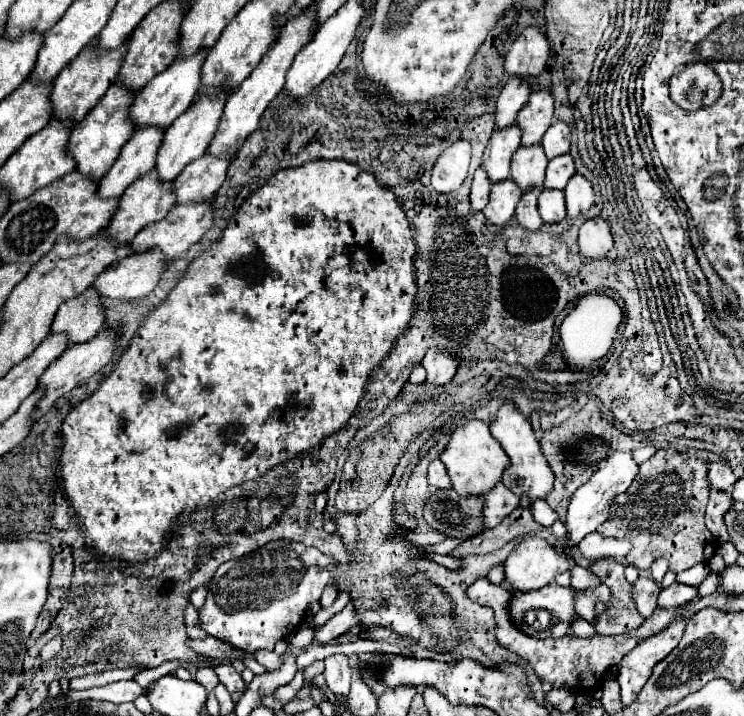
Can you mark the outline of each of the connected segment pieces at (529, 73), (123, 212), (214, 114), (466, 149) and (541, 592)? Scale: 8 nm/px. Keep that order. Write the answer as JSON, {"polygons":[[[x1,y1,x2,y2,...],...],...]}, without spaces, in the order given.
{"polygons":[[[534,25,526,27,514,41,506,55,504,67,512,77,534,77,548,61,550,43,548,37]],[[152,169,148,175,132,183,132,187,128,187,128,191,124,191,124,195,120,197,120,207,108,223,108,237,120,243,132,241,134,235,150,221,164,219,164,215,174,207,174,203,176,195,172,195,172,183,160,183,160,179,156,179,156,169]],[[224,95,224,99,216,99,216,103,212,103,212,99,194,99,190,109,184,111,184,115,180,115,172,123,172,127,168,127,164,143,156,157,156,169,158,169,162,181,176,179,176,175,180,175,180,171,184,171,184,167,192,159,198,159,200,155,206,153,208,143,212,141,212,135,216,133,216,127,220,123,220,115,224,111,226,99,228,99,228,95]],[[466,139,454,141,448,149,444,149,434,163,432,169,432,187,440,193,456,191,466,175,470,165,470,143]],[[550,583,548,587,536,589,536,591,512,591,512,599,510,599,510,619,512,623,526,635,530,637,554,637,556,633,552,633,556,623,564,625,564,633,570,633,570,623,574,621,576,611,574,611,574,589,572,587,560,587,556,583]]]}

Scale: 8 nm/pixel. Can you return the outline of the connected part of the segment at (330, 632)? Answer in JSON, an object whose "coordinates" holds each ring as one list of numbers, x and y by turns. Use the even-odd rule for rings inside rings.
{"coordinates":[[350,601,340,613,332,615,332,619,328,619,324,625,318,625,316,627,316,635,314,635,314,641,324,645,328,641,334,641,336,637,344,635,346,631,350,631,352,627,356,627,360,623,360,617,358,617,358,611,354,607,354,603]]}

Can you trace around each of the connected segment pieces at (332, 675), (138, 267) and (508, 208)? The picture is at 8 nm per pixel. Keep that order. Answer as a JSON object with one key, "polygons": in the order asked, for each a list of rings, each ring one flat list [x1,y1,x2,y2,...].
{"polygons":[[[330,655,324,659,324,663,326,663,324,679,326,679,328,689,336,695,346,695,350,691,352,673,354,673,350,657,348,655]],[[160,251,148,255,130,255,98,275,94,287,108,299,146,297,158,285,166,267,160,267]],[[506,179,504,183,492,183,490,201,484,209,488,221,494,225,506,225,514,215,520,195,522,191,520,187,516,187,516,183,512,183,512,179]]]}

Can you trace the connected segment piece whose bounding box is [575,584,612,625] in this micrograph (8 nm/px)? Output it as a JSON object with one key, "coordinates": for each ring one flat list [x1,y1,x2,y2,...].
{"coordinates":[[602,584,596,589,586,589,580,591,575,598,575,608,577,613,589,623,596,623,595,620,595,604,602,601,607,603,612,598,610,589]]}

